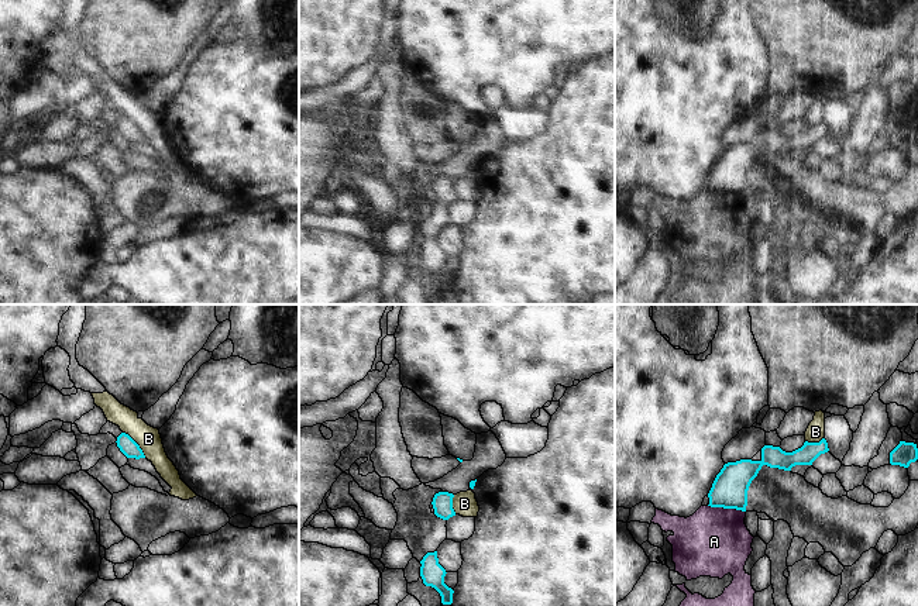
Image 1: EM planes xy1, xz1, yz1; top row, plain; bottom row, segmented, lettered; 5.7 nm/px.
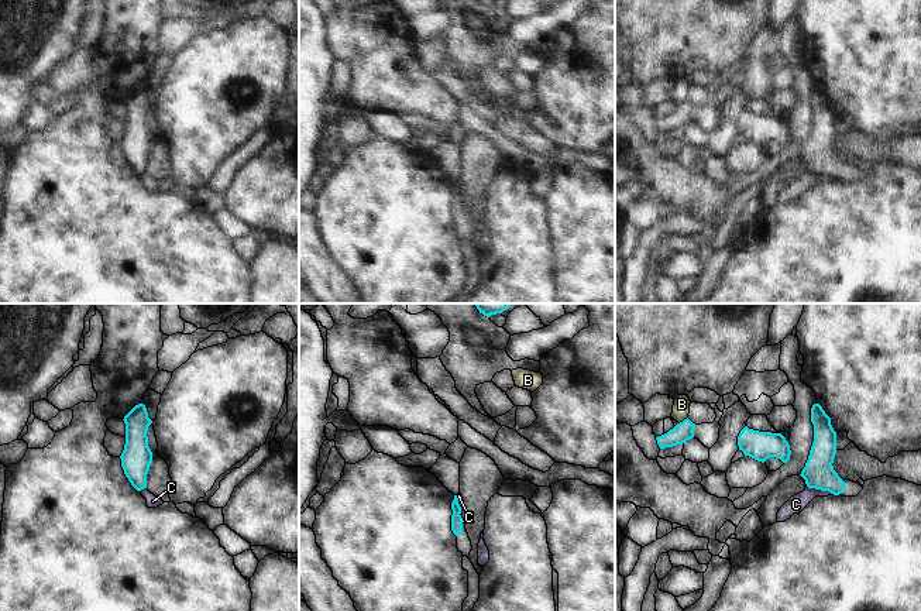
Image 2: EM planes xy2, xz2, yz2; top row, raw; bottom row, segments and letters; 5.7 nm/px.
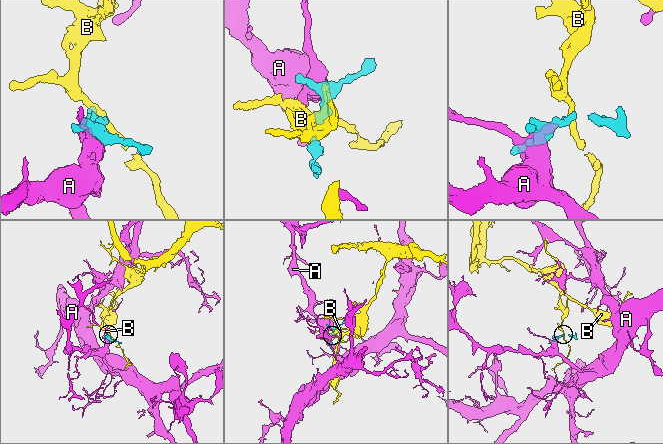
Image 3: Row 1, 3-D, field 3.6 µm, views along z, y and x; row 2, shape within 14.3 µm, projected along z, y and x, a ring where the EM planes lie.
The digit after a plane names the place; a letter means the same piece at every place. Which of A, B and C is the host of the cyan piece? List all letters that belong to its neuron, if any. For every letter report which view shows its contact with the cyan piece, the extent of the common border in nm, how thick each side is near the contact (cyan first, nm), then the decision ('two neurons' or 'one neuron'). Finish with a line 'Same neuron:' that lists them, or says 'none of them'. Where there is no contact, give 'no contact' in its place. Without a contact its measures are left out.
A: yz1 | 220 nm | 200/400 nm | two neurons
B: xy1 | 200 nm | 100/140 nm | two neurons
C: yz2 | 150 nm | 180/100 nm | two neurons
Same neuron: none of them

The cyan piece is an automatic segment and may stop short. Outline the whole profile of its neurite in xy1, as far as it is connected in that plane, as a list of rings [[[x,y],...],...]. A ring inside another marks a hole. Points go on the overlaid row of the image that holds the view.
[[[121,433],[117,437],[117,447],[120,448],[120,451],[127,457],[127,458],[145,458],[142,450],[140,448],[140,445],[126,433]]]

